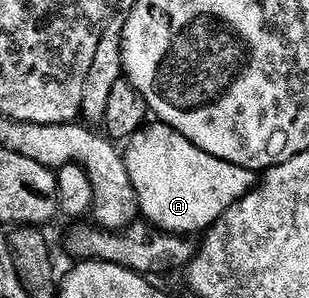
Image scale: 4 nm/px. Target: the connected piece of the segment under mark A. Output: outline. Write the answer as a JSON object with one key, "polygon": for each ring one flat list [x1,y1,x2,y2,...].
{"polygon":[[159,121,141,127,131,139,127,140,122,154,130,179,137,191,139,214,156,230,169,231,171,235,192,237,197,234,195,231,207,232,212,224,217,223,227,213,230,205,234,205,243,195,248,194,258,182,257,172,248,171,247,168,239,167,230,161,222,161,198,149,198,145,186,141,182,133]]}

